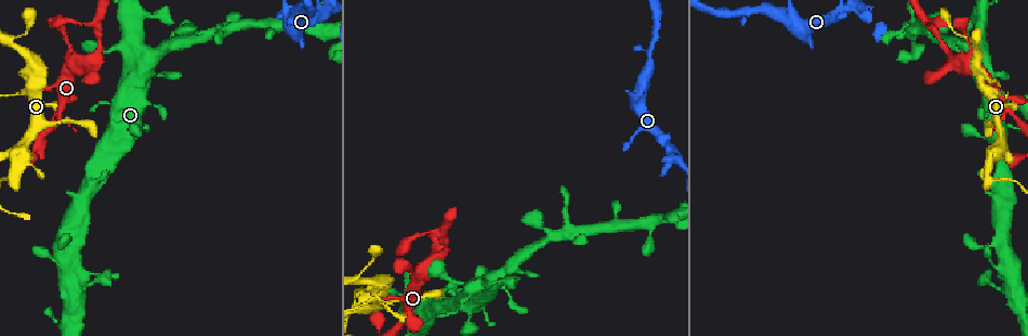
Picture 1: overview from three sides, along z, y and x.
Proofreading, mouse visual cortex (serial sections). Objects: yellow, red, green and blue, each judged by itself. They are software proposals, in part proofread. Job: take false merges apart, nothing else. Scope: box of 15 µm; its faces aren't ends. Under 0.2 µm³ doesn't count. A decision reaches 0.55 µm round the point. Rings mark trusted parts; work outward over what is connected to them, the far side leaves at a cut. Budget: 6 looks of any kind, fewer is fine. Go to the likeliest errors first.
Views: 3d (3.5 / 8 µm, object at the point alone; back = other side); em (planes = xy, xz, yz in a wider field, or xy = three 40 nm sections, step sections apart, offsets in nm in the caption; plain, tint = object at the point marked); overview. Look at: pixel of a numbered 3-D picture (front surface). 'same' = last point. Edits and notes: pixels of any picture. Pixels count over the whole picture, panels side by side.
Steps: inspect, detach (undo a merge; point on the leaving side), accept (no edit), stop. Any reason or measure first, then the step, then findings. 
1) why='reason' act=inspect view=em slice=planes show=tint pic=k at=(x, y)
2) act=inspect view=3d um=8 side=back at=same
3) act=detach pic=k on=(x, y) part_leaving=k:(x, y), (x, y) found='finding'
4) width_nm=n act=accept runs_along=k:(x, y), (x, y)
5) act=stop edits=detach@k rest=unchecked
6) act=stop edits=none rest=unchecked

why='sharp bend' act=inspect view=3d um=8 pic=1 at=(13, 174)

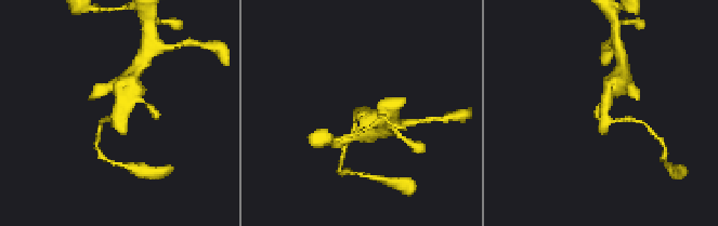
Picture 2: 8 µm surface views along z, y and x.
act=inspect view=3d um=3.5 pic=2 at=(364, 108)

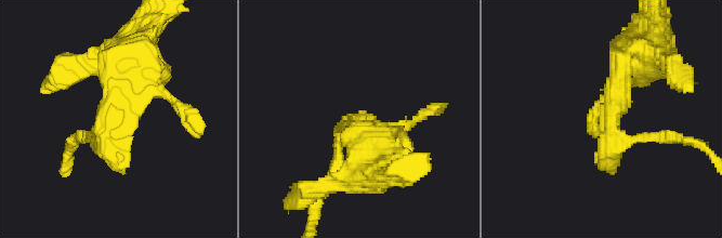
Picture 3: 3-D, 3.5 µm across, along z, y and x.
act=accept runs_along=3:(142, 66), (105, 136), (88, 136) found='all the same cell'

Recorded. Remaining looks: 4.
why='small branch off a trunk' act=inspect view=3d um=3.5 pic=1 at=(441, 237)

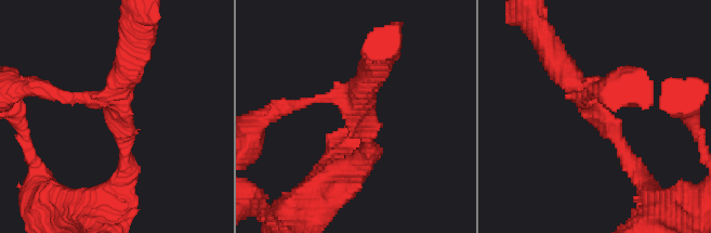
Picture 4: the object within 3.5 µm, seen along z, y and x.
arms=3 arm_widths_nm=150,200,400 act=inspect view=em slice=xy step=5 show=tint pic=4 at=(356, 106)

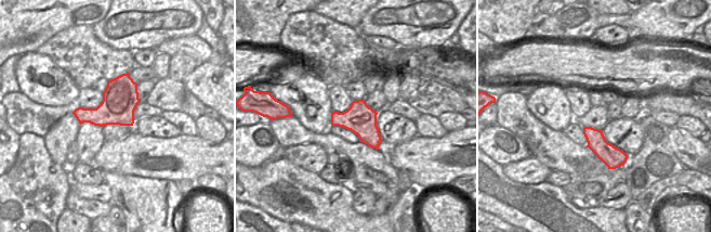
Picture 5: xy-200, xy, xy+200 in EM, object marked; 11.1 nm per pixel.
act=accept found='one cell here'

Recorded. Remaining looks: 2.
why='sharp bend' act=inspect view=3d um=3.5 pic=1 at=(669, 153)

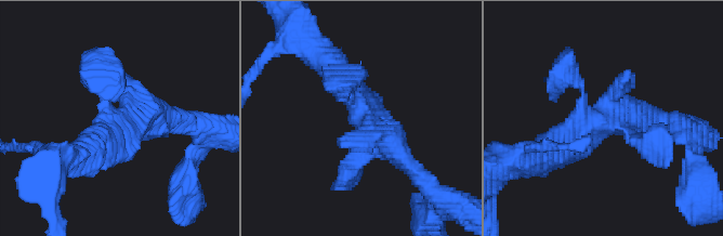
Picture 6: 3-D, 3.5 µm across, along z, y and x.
act=inspect view=em slice=xy step=3 show=tint pic=6 at=(366, 117)

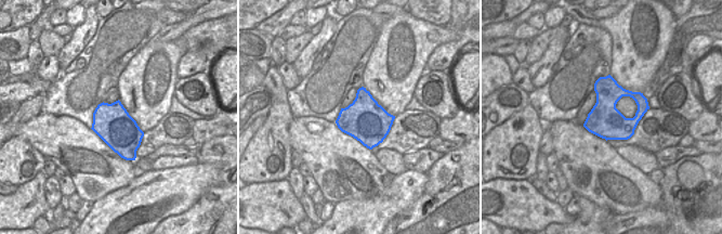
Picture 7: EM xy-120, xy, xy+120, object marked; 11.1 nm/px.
act=accept runs_along=6:(331, 64), (371, 131), (415, 170) found='continuous, no second cell'

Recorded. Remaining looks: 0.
act=stop edits=none rest=unchecked

